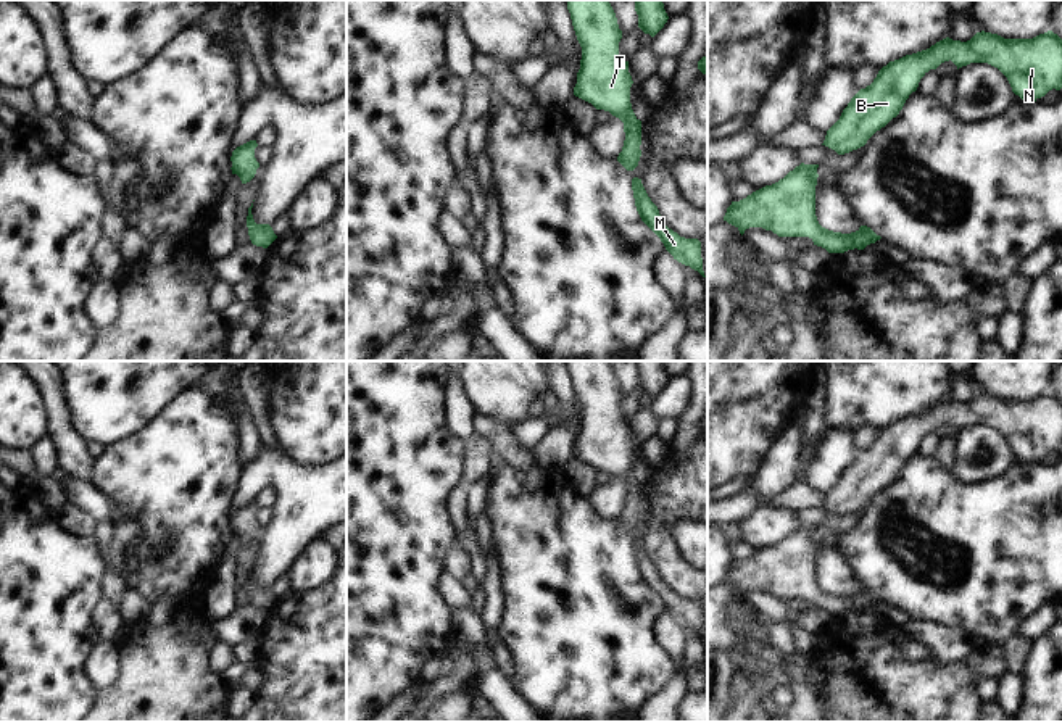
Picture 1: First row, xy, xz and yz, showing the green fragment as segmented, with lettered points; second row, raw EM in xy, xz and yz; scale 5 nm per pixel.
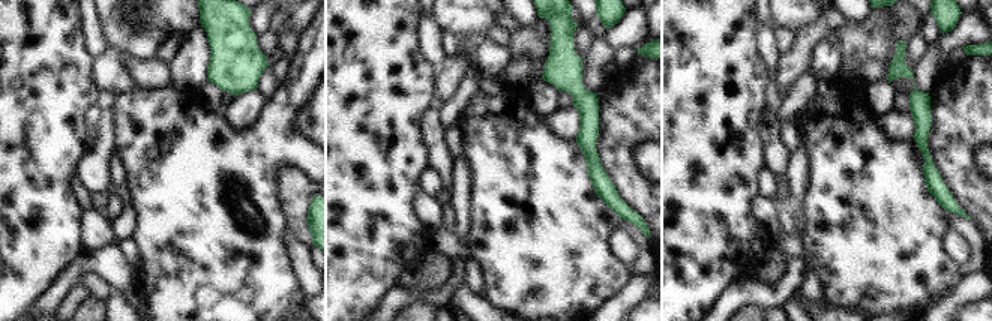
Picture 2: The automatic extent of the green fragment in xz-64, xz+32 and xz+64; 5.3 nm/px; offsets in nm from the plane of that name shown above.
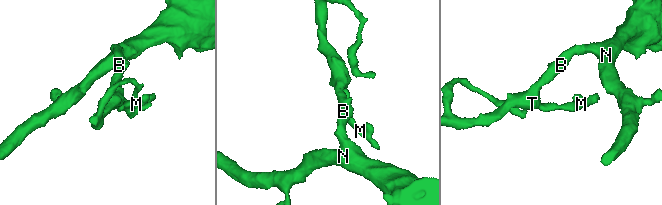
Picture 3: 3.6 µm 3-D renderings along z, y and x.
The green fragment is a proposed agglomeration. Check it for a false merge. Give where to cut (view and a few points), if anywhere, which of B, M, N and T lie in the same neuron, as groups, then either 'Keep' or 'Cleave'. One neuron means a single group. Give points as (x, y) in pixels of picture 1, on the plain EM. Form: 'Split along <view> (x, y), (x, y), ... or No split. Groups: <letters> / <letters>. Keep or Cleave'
No split. Groups: B M N T. Keep.

